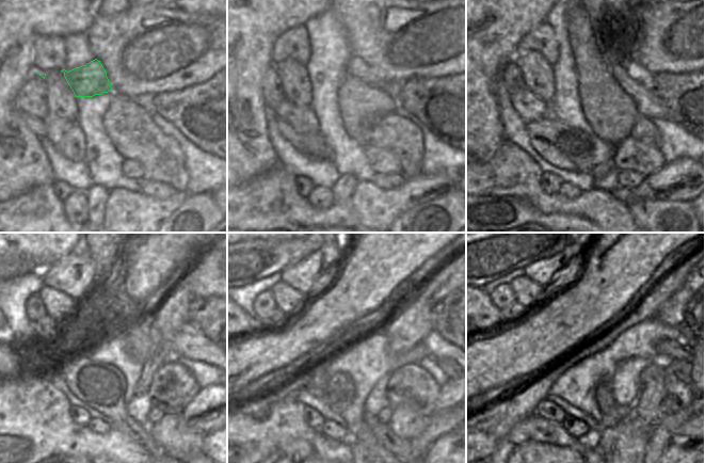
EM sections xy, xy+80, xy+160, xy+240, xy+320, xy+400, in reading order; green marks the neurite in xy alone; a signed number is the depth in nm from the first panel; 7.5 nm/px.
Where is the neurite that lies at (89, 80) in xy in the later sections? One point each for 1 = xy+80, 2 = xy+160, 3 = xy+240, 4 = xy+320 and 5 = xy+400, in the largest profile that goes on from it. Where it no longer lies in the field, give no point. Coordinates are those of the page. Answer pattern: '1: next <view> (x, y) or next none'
1: next xy+80 (357, 67)
2: next xy+160 (636, 81)
3: next xy+240 (189, 341)
4: next xy+320 (436, 346)
5: next xy+400 (682, 340)

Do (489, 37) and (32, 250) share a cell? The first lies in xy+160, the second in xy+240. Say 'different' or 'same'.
same

